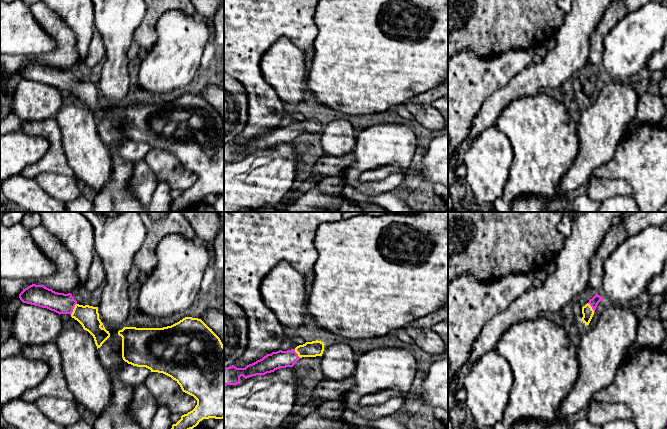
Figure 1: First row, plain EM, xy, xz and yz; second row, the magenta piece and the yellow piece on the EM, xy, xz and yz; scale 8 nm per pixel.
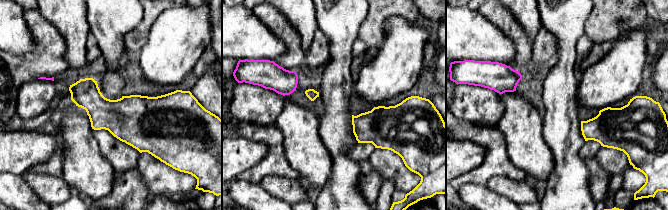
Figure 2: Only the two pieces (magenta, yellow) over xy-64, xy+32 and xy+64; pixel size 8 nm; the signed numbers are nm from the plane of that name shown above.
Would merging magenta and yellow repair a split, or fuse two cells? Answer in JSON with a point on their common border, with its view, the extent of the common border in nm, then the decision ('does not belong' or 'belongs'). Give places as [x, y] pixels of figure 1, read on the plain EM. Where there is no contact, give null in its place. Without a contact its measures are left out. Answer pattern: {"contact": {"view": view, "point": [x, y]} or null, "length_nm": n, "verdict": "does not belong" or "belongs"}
{"contact": {"view": "xy", "point": [73, 84]}, "length_nm": 110, "verdict": "belongs"}

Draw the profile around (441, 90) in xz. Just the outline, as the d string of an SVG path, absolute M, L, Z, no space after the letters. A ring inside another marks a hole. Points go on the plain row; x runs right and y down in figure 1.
M448 78L435 88L414 96L410 101L417 104L431 104L444 96L448 96Z

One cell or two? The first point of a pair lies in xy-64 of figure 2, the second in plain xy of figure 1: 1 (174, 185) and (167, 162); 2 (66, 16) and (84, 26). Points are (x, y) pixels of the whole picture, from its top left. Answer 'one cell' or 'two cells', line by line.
1: one cell
2: one cell

